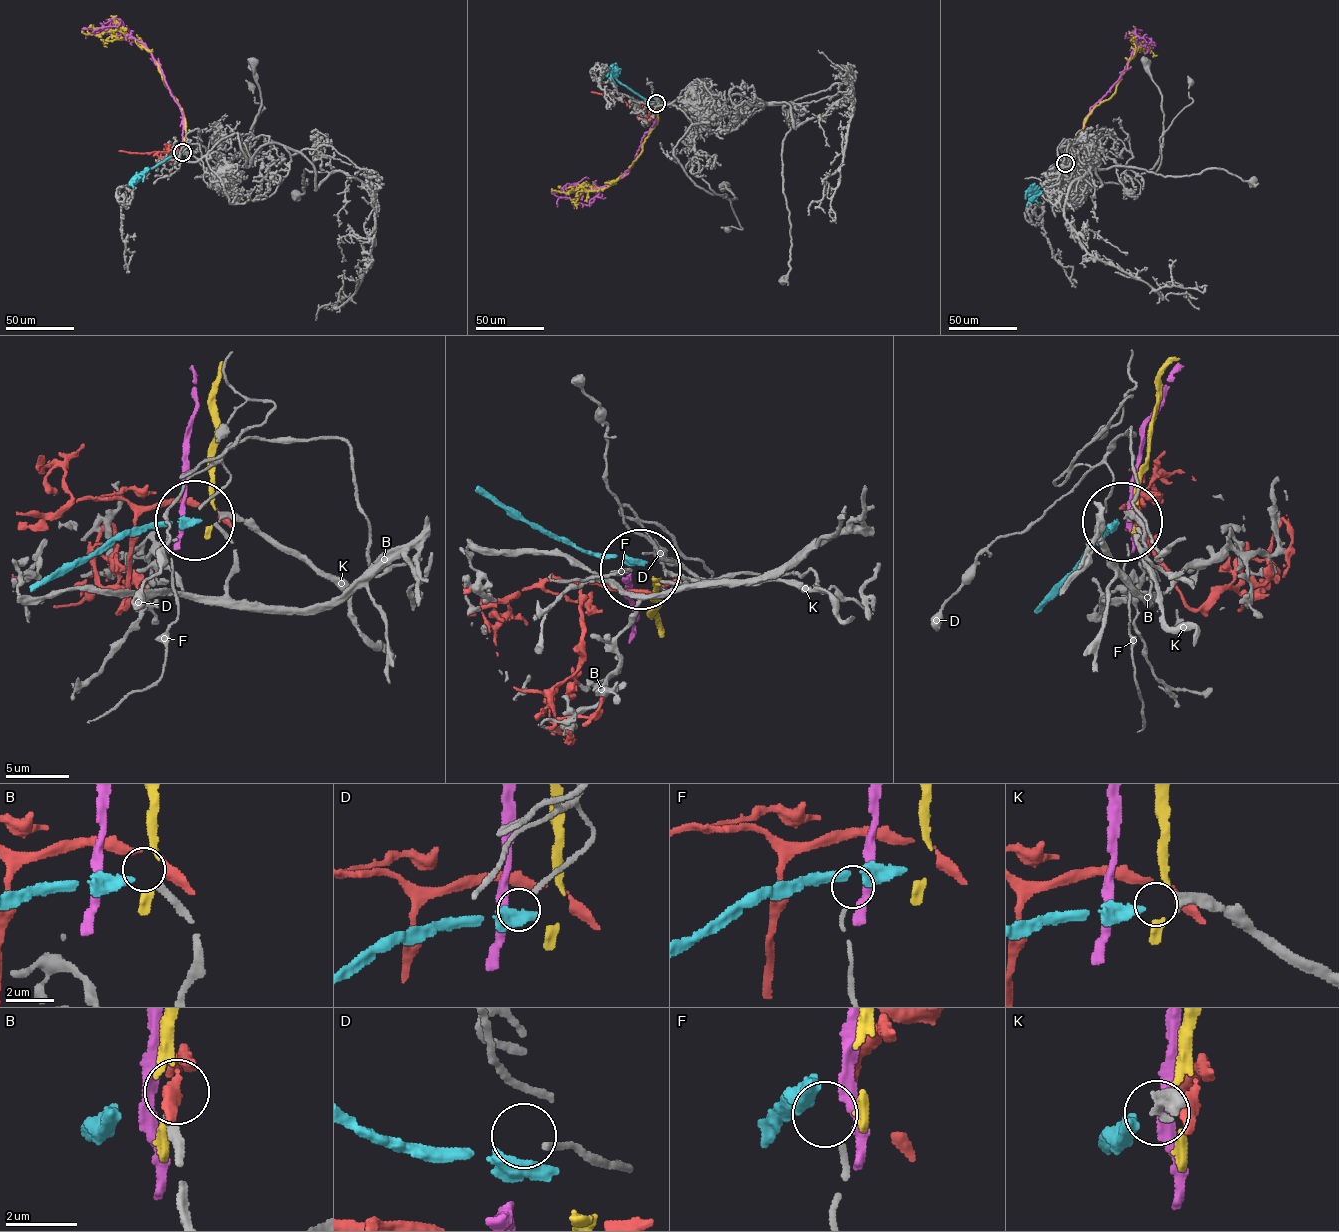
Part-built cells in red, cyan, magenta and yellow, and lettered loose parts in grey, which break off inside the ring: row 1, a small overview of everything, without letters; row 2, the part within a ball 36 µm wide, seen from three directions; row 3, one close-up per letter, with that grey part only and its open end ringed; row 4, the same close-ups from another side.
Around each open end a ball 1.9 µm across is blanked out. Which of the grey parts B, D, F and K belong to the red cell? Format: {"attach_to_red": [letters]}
{"attach_to_red": []}

